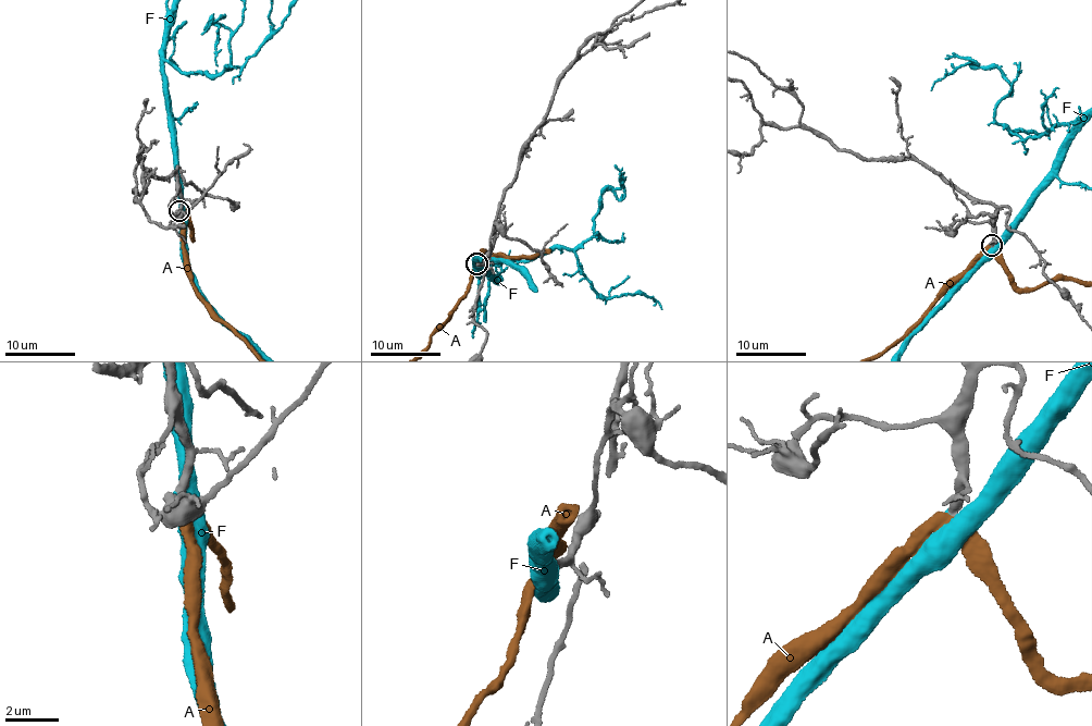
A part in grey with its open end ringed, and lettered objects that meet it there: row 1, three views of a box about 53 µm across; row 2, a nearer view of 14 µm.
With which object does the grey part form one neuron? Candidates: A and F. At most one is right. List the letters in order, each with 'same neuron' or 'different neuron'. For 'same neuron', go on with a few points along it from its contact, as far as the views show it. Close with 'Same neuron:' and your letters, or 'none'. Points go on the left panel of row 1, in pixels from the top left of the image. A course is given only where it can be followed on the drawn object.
A: different neuron
F: same neuron
Same neuron: F

